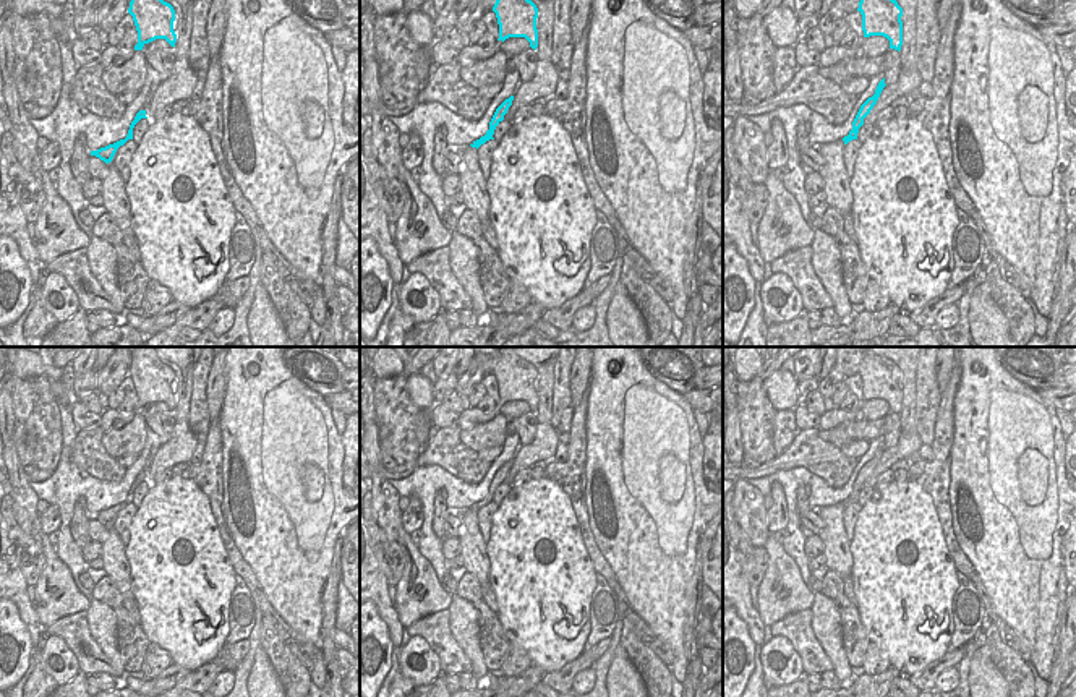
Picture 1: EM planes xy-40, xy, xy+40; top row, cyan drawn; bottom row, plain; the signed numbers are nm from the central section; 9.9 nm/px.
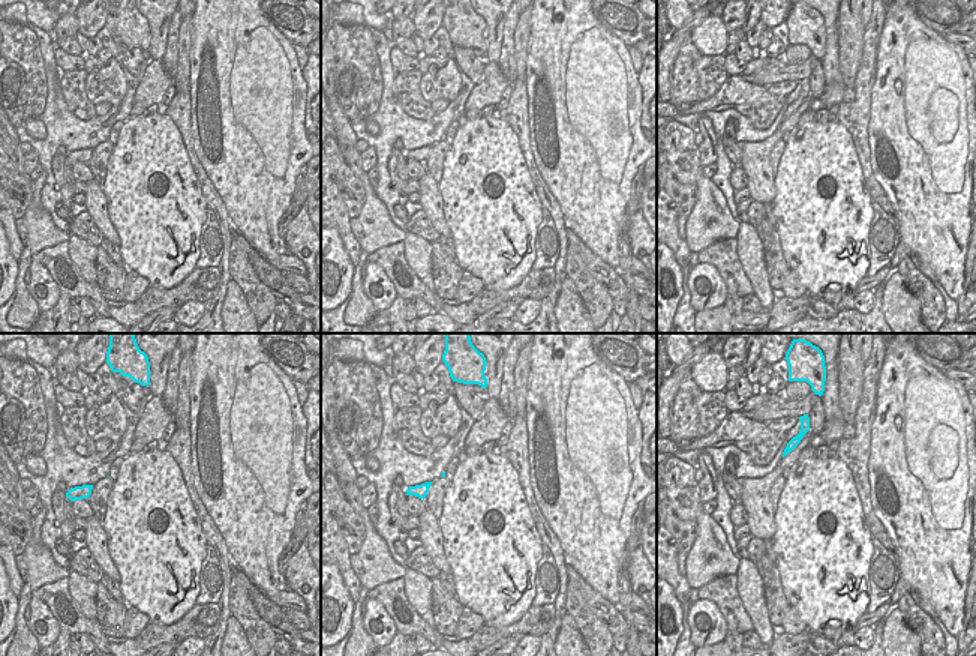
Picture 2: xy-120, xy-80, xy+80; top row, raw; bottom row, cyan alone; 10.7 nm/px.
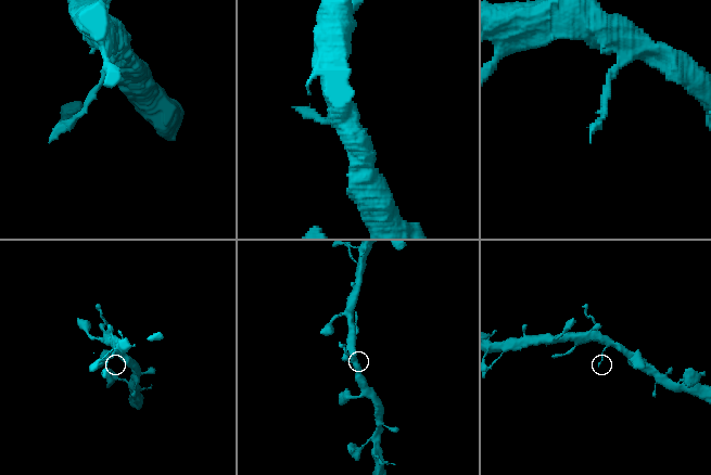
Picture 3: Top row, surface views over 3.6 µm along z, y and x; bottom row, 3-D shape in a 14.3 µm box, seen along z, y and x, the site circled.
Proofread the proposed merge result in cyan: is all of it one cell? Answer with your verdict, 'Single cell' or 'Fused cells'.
Single cell

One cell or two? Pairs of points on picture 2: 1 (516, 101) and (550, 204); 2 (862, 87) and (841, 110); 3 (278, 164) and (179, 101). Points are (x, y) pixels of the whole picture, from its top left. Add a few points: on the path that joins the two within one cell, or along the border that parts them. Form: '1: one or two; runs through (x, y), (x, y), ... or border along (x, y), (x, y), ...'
1: one; runs through (520, 126), (525, 149), (537, 179)
2: one; runs through (862, 95), (849, 110)
3: two; border along (188, 89), (192, 113), (192, 144)

